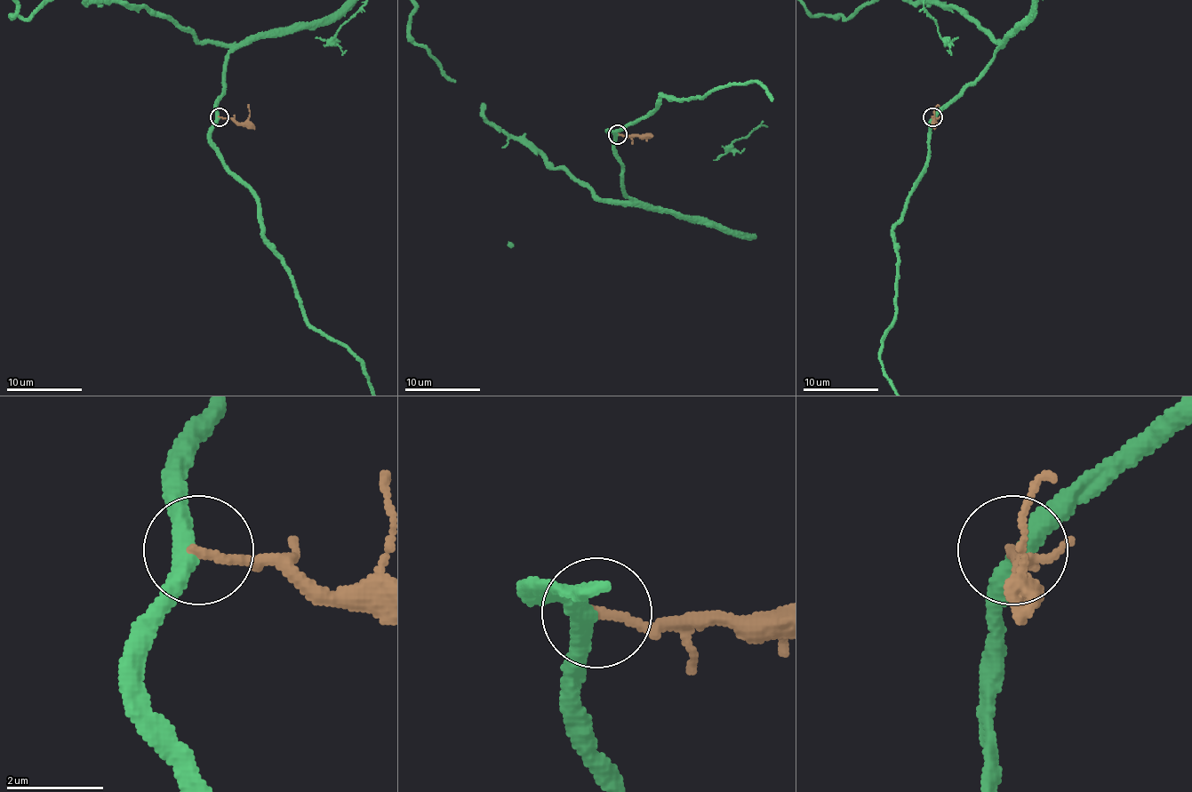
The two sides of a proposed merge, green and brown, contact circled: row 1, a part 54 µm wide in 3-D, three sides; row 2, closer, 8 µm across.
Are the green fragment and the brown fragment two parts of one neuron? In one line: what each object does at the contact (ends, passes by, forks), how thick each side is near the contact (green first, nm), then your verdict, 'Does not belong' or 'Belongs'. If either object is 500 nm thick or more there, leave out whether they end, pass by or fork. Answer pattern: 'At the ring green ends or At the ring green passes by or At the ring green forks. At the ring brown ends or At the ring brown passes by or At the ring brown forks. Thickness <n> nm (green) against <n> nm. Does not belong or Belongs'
At the ring green passes by. At the ring brown ends. Thickness 400 nm (green) against 190 nm. Does not belong

